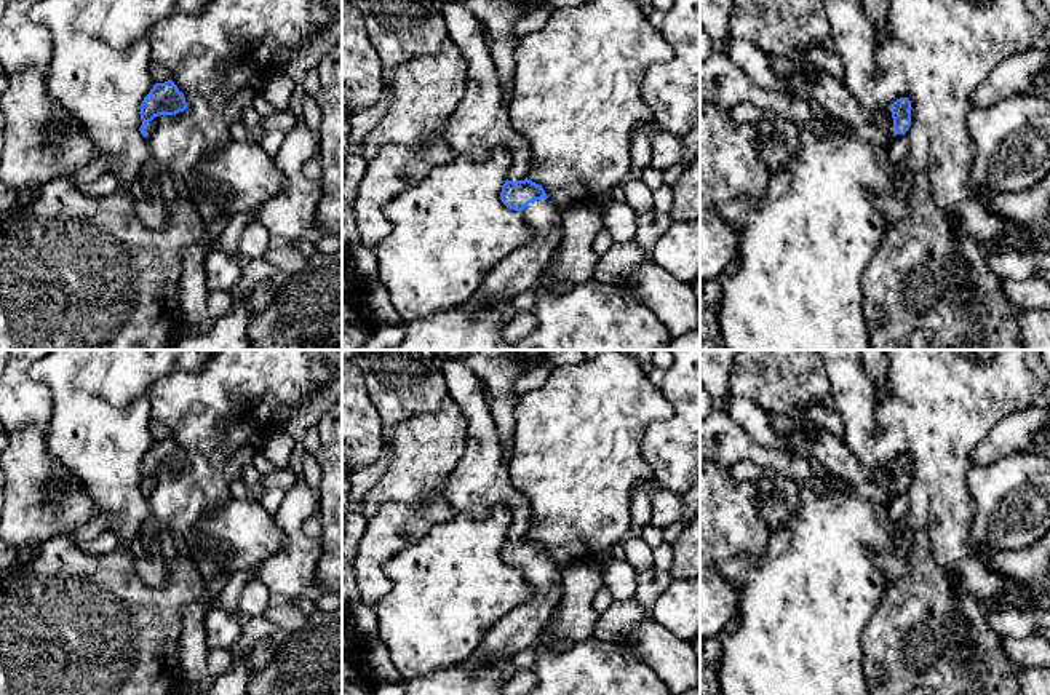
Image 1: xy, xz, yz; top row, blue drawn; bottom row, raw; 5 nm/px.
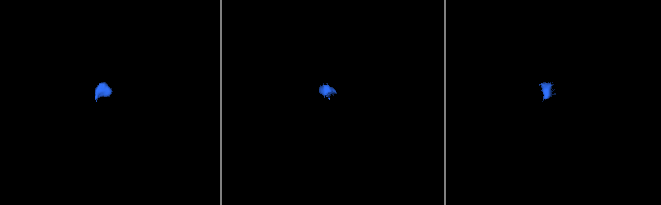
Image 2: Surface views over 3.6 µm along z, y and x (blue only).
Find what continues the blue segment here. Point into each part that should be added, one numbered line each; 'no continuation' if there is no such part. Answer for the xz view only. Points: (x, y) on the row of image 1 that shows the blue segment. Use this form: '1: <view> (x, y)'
1: xz (480, 123)
2: xz (520, 270)

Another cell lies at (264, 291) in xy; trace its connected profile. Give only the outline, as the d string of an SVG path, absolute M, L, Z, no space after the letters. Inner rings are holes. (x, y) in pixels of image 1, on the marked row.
M272 278L257 281L246 300L249 313L264 312L273 302L276 289Z

